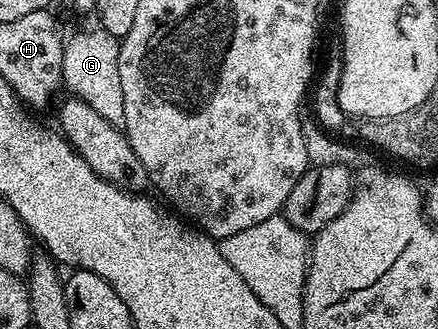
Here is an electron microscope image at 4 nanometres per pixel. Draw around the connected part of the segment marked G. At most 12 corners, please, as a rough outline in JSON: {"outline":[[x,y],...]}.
{"outline":[[65,37],[62,83],[124,125],[119,37]]}

